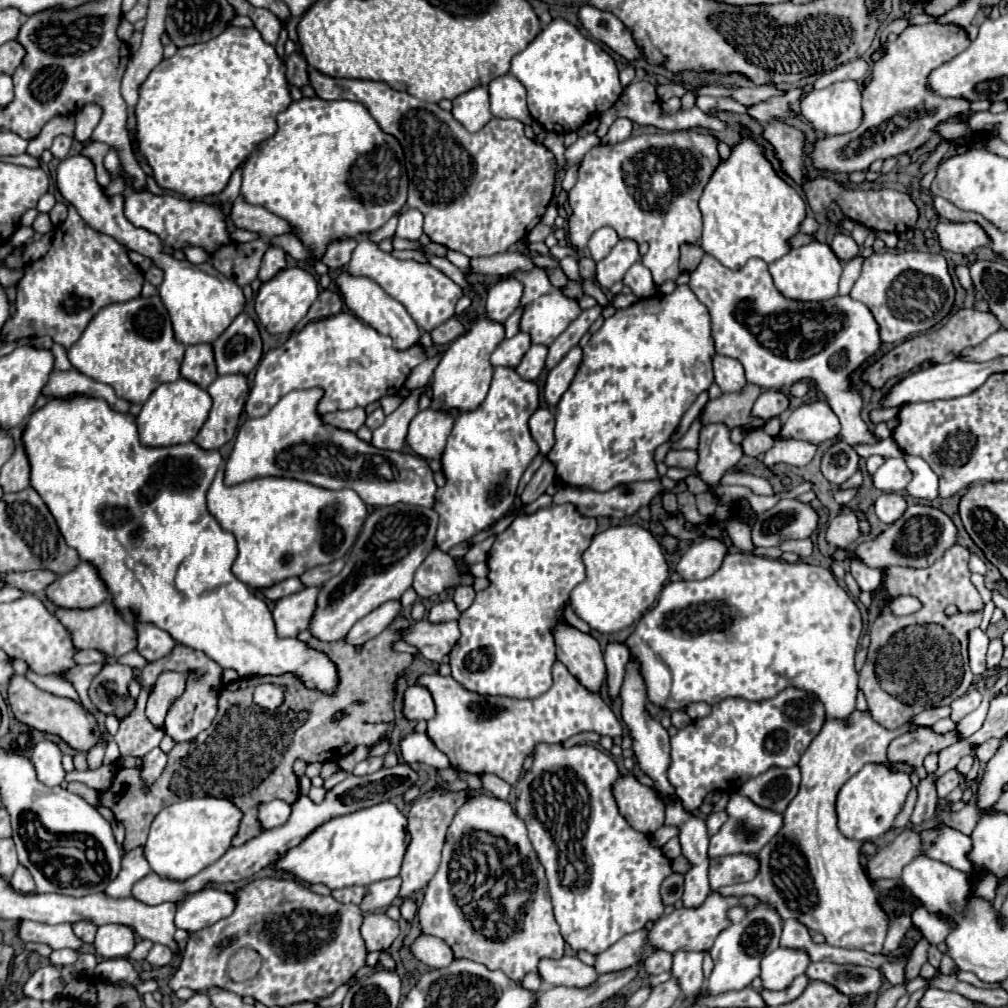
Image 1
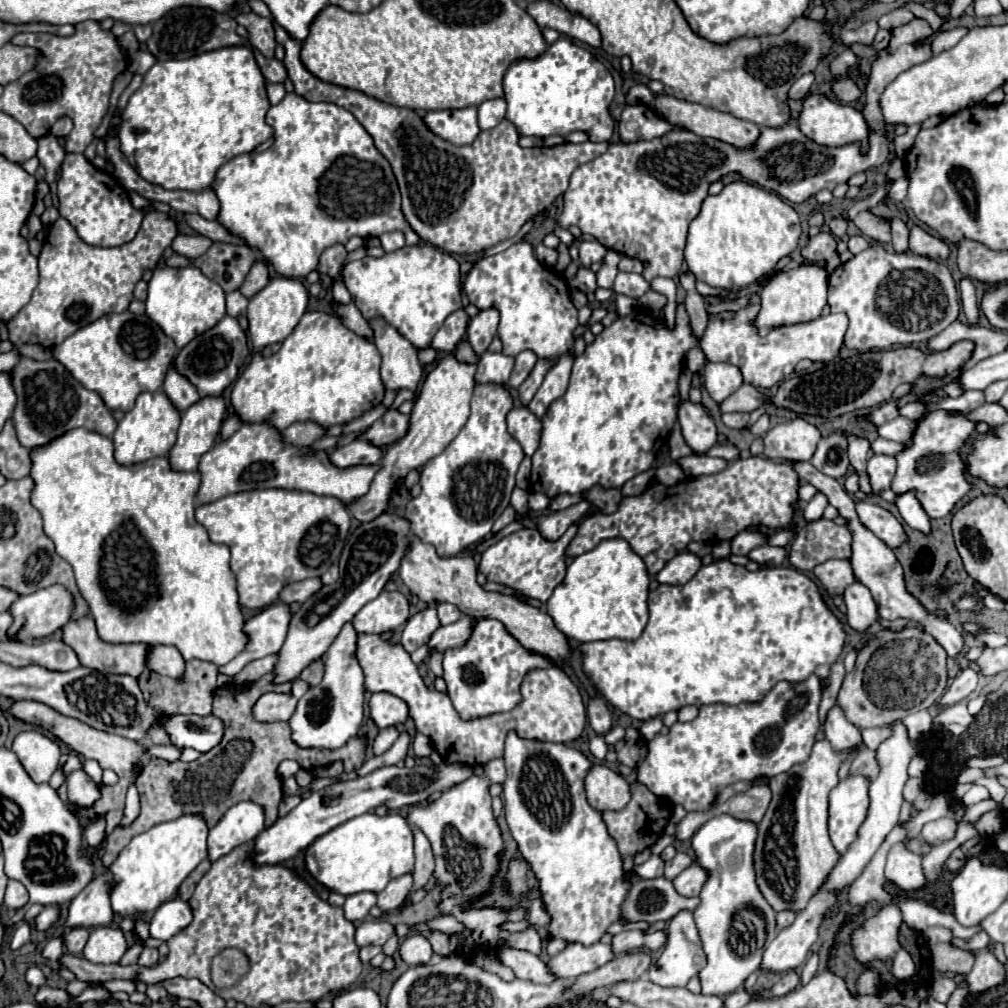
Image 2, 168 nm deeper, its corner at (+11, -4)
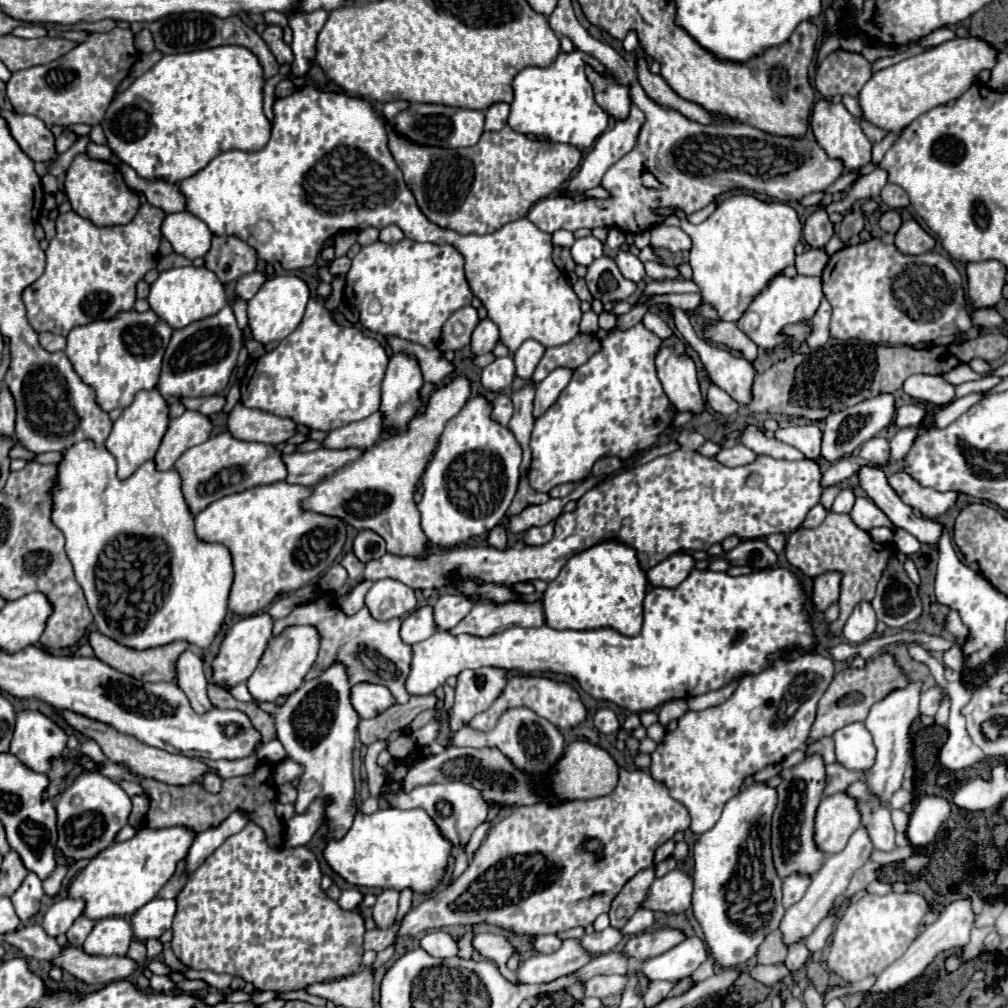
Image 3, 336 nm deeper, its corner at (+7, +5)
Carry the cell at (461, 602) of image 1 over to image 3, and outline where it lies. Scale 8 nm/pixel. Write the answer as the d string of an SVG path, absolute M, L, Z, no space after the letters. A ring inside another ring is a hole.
M443 594L433 604L433 616L437 630L451 630L457 626L473 608L473 602L463 594Z

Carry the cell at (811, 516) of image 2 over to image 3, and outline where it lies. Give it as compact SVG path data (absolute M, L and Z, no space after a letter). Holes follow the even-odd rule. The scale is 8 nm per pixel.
M817 504L817 506L809 512L809 516L805 518L803 528L817 528L817 526L823 522L825 516L827 516L827 510L825 510L821 504Z

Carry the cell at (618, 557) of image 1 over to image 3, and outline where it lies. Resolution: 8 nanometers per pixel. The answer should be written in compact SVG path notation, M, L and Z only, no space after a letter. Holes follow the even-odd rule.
M597 544L597 548L589 548L589 552L581 552L573 556L557 576L557 580L549 582L543 594L545 622L551 628L565 630L595 630L595 628L613 628L623 636L637 636L643 624L643 598L647 592L647 576L641 572L637 564L637 556L633 556L633 548L625 548L625 544Z

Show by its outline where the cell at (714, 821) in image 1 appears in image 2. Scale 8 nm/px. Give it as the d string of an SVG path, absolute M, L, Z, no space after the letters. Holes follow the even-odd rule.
M731 815L709 819L693 835L695 857L709 871L709 881L701 891L701 905L693 911L701 945L707 955L705 969L699 971L701 991L705 995L729 995L759 969L765 947L777 937L775 911L761 897L753 877L753 845L757 827L749 821L737 821Z

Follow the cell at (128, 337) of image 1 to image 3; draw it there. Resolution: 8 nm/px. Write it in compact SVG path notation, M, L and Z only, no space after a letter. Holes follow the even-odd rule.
M129 310L117 314L113 320L97 320L73 328L67 336L65 354L79 378L95 390L99 408L111 412L113 408L127 408L139 390L153 390L157 386L163 352L171 332L169 324L153 310L143 314Z

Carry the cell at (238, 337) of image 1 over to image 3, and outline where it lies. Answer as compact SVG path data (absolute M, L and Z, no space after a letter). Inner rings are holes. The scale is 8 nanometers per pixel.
M225 306L215 316L191 322L185 328L173 330L171 342L163 356L163 368L157 390L163 396L213 396L229 386L241 350L241 330L237 328L231 306Z

